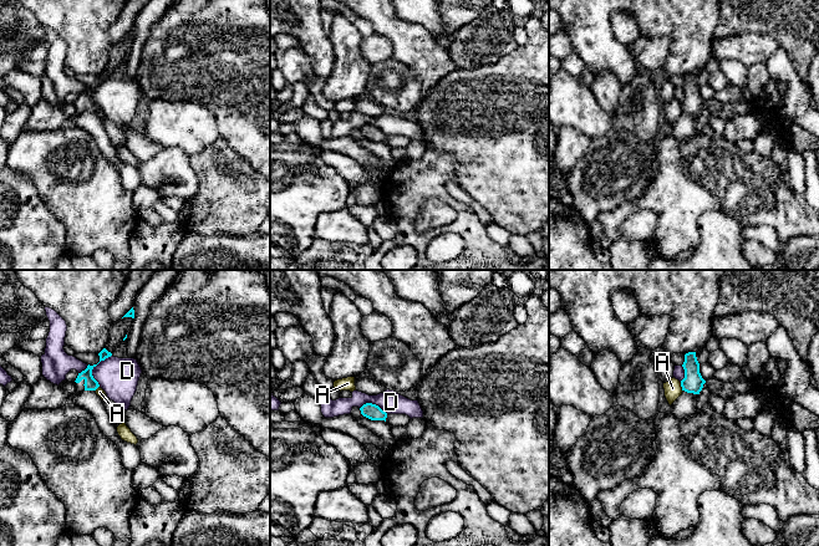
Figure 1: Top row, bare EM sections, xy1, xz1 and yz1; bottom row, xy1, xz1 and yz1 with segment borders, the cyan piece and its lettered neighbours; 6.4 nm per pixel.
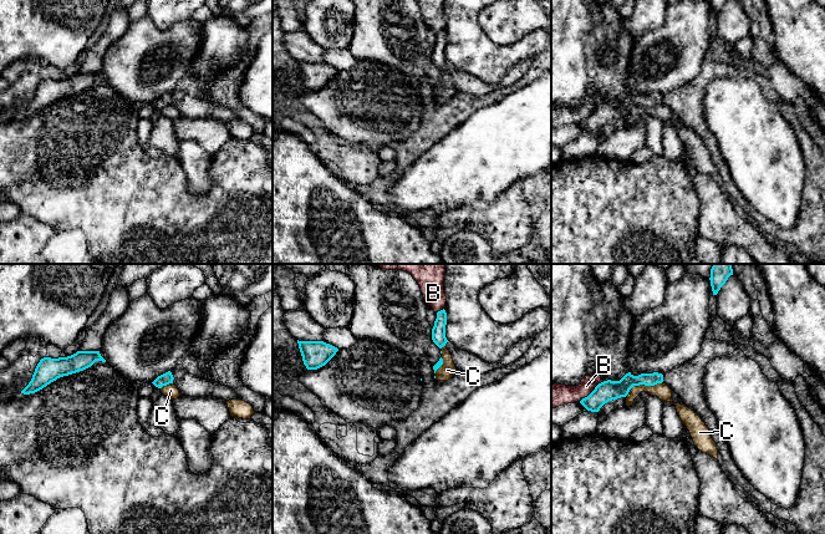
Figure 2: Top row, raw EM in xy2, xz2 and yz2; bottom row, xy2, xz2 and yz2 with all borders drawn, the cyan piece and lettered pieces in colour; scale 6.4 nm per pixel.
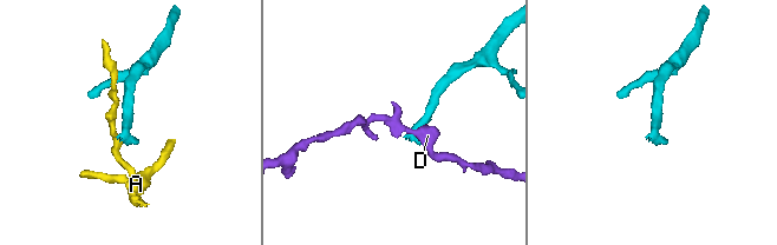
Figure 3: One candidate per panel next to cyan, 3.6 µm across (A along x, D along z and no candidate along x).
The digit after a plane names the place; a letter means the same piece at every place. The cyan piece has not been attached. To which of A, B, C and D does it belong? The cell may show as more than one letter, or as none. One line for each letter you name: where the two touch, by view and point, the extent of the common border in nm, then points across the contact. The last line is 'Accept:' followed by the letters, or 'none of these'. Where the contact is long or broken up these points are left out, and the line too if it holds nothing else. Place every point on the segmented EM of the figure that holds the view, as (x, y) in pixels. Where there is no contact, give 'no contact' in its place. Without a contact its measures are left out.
Accept: none of these

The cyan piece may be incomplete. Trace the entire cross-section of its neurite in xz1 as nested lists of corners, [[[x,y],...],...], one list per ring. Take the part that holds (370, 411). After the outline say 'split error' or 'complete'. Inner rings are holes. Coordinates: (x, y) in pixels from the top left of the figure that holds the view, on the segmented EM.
[[[366,403],[361,408],[361,414],[371,420],[385,420],[387,418],[387,413],[383,412],[378,405],[372,403]]] | complete

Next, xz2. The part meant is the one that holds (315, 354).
[[[299,341],[299,349],[307,370],[325,366],[338,351],[337,347],[324,341]]] | complete

